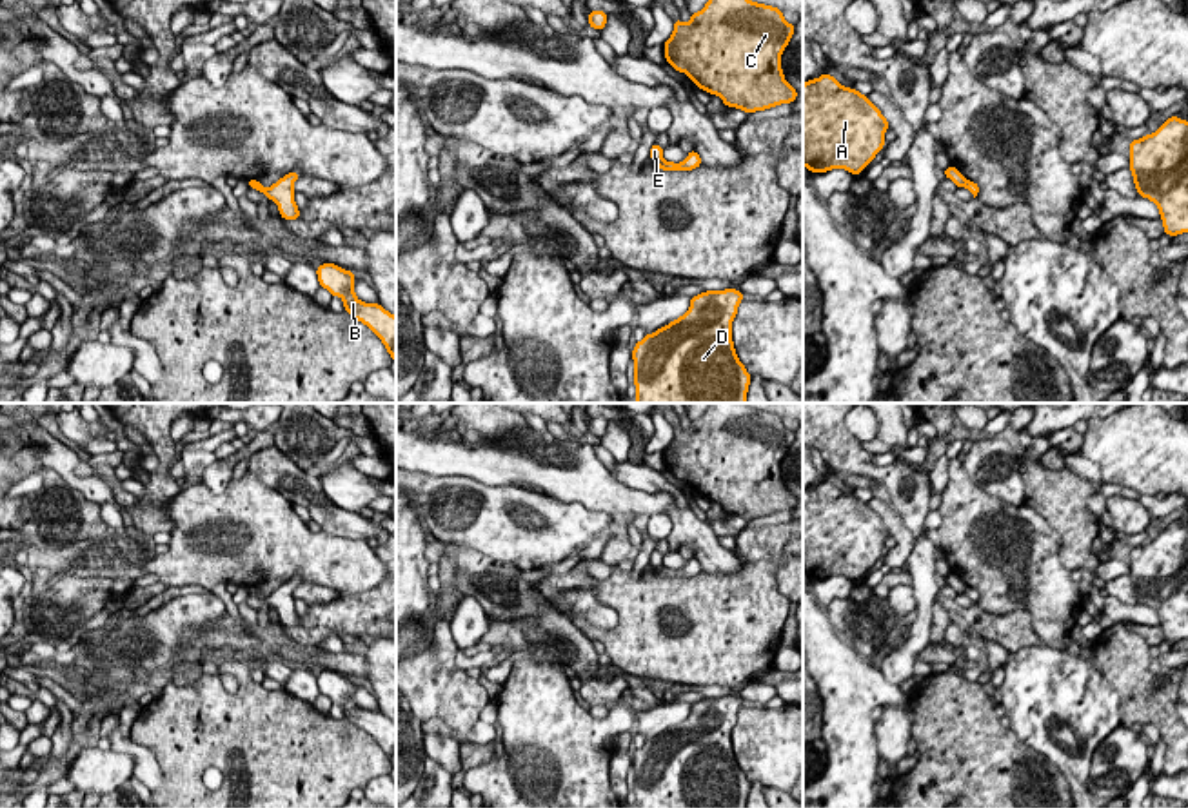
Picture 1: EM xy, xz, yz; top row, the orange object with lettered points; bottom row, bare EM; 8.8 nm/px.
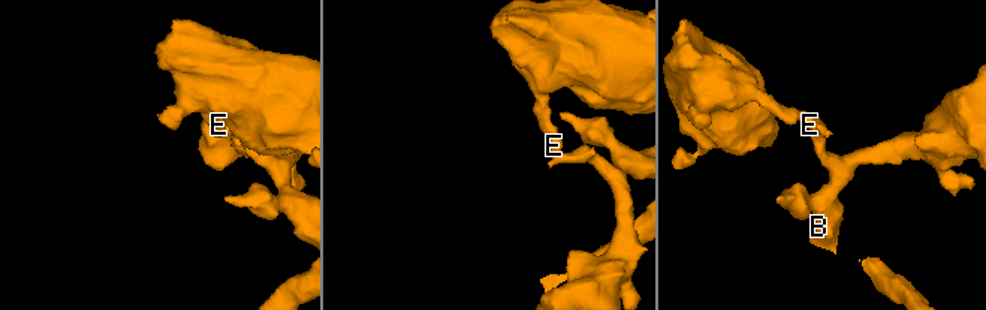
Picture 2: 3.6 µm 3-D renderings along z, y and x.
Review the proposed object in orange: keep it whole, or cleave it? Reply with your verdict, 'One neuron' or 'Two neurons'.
Two neurons

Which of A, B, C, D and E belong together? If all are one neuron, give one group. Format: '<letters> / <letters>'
A C E / B D

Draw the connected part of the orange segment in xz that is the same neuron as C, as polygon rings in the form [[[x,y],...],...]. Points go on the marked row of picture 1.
[[[708,0],[687,24],[674,22],[674,33],[663,47],[667,62],[694,85],[718,94],[727,107],[750,114],[796,100],[797,91],[781,69],[781,53],[792,36],[794,24],[788,24],[777,7],[752,0]]]

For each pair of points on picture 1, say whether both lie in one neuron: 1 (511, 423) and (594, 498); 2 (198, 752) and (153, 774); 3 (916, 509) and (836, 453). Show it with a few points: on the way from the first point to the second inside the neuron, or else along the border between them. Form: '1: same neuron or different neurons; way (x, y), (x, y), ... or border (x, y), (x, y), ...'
1: different neurons; border (531, 427), (498, 436), (482, 436), (475, 429)
2: different neurons; border (131, 739), (153, 752), (162, 776), (158, 788)
3: same neuron; way (896, 492), (881, 474), (856, 462)

